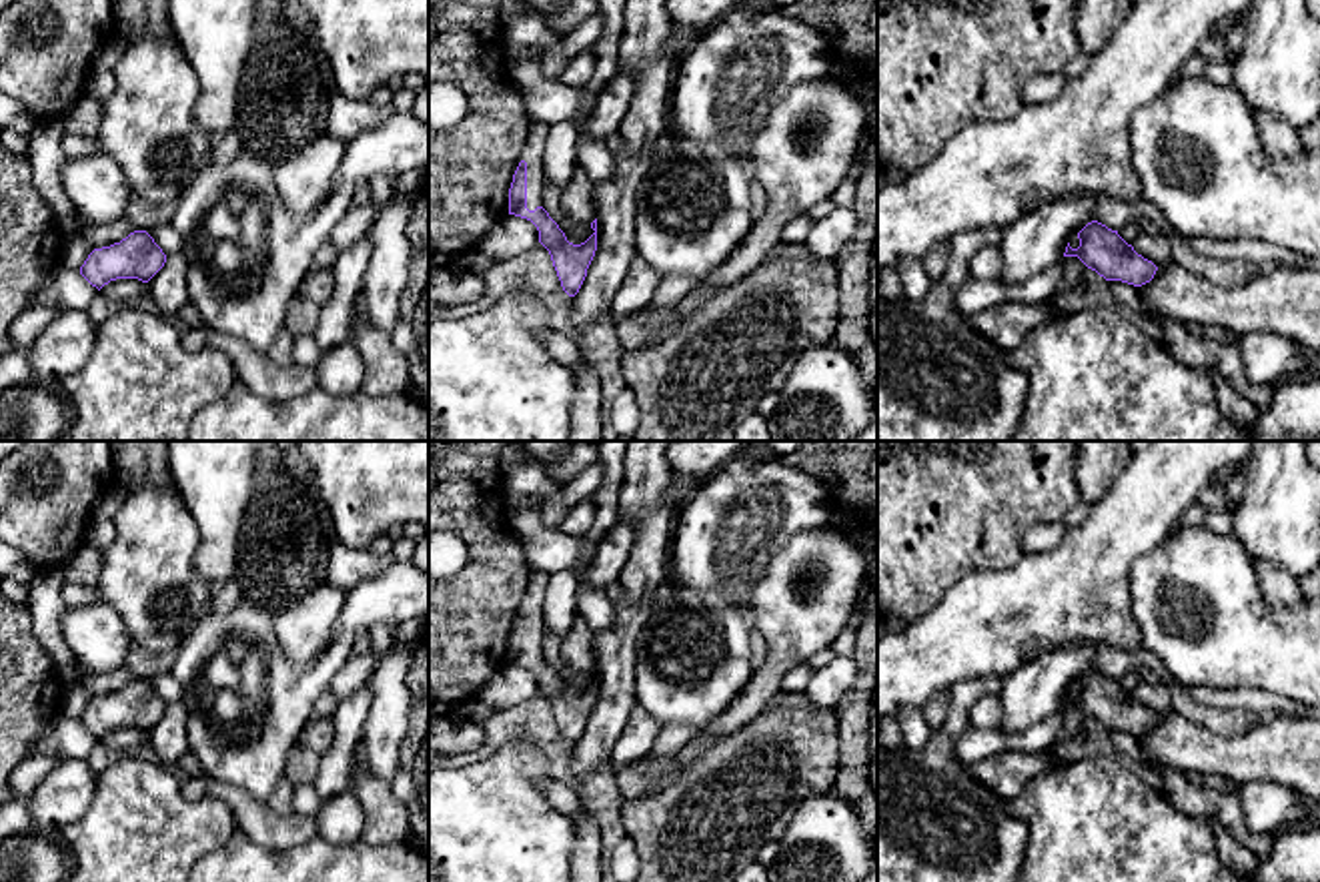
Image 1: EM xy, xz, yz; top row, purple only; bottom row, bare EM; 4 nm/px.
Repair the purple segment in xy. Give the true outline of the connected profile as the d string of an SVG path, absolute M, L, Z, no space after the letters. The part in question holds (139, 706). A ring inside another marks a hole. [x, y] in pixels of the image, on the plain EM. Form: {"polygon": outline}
{"polygon": "M134 680L120 692L94 698L80 724L98 740L116 728L148 732L166 712L166 704L146 680Z"}

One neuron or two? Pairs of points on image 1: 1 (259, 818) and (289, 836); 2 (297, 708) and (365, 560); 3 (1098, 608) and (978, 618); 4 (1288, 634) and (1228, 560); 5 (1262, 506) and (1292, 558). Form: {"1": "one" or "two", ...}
{"1": "one", "2": "two", "3": "one", "4": "one", "5": "one"}

